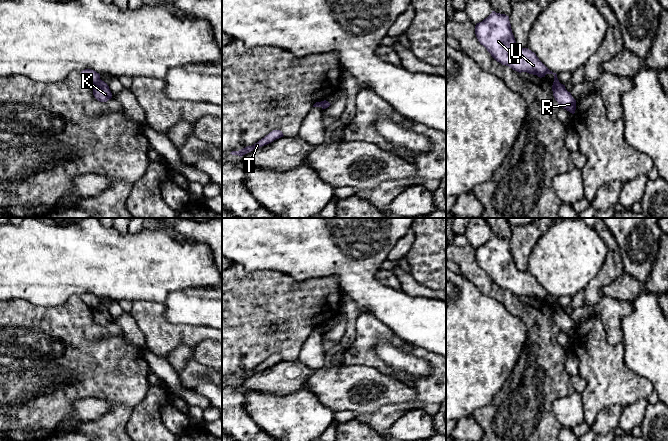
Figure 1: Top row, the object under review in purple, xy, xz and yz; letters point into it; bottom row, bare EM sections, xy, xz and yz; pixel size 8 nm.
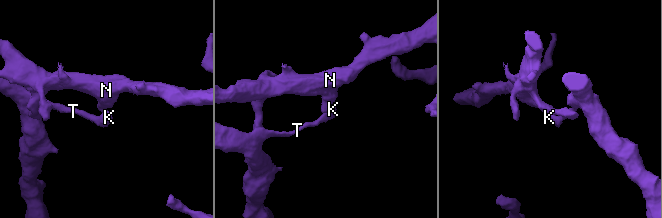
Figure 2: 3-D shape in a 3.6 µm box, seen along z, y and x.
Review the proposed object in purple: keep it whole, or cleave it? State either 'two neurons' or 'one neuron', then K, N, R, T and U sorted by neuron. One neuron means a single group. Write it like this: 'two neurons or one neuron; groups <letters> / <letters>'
two neurons; groups K R T / N U

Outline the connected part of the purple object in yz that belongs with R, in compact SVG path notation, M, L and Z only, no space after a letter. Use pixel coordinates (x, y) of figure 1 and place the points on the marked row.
M553 82L552 91L560 107L574 114L576 110L576 100L572 97L571 93L566 90L565 85L560 82Z

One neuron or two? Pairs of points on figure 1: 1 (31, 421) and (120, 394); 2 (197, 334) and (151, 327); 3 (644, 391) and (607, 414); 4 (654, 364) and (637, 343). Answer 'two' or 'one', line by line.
1: one
2: one
3: two
4: one

